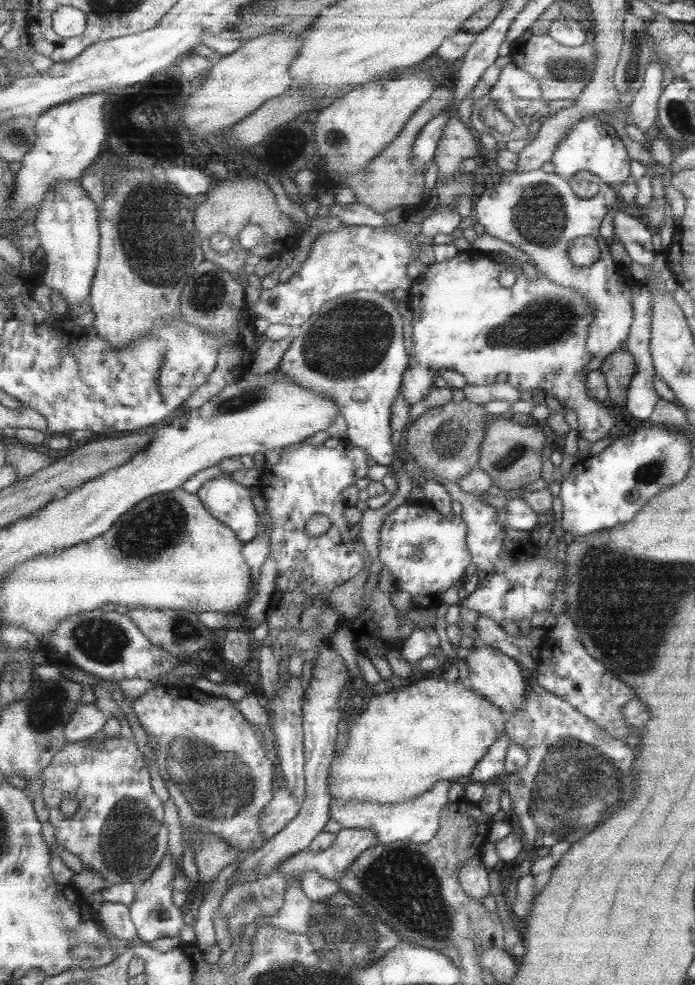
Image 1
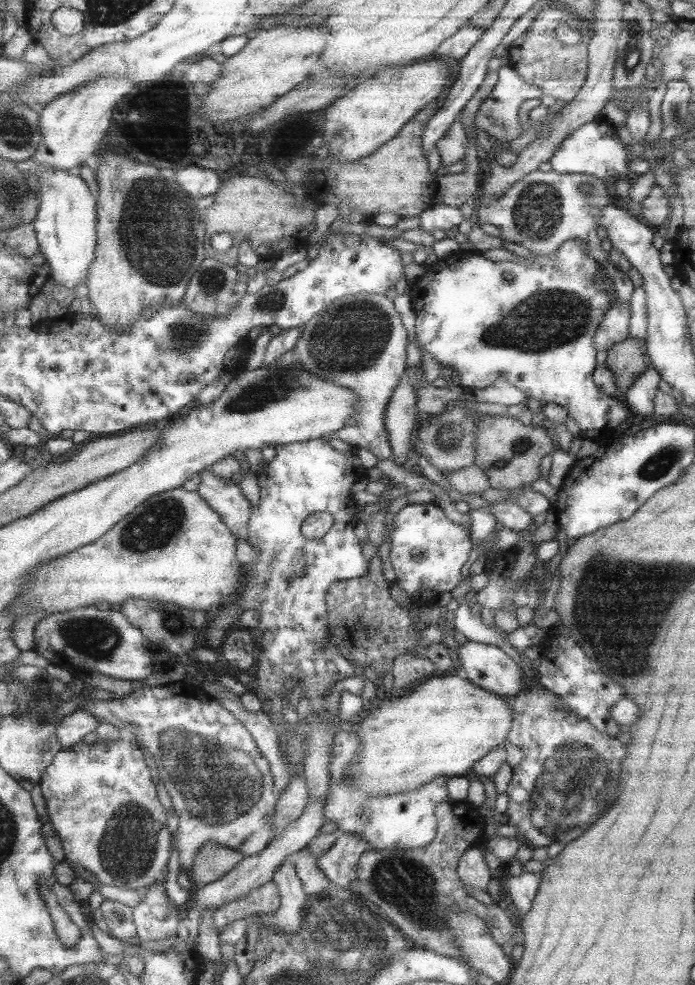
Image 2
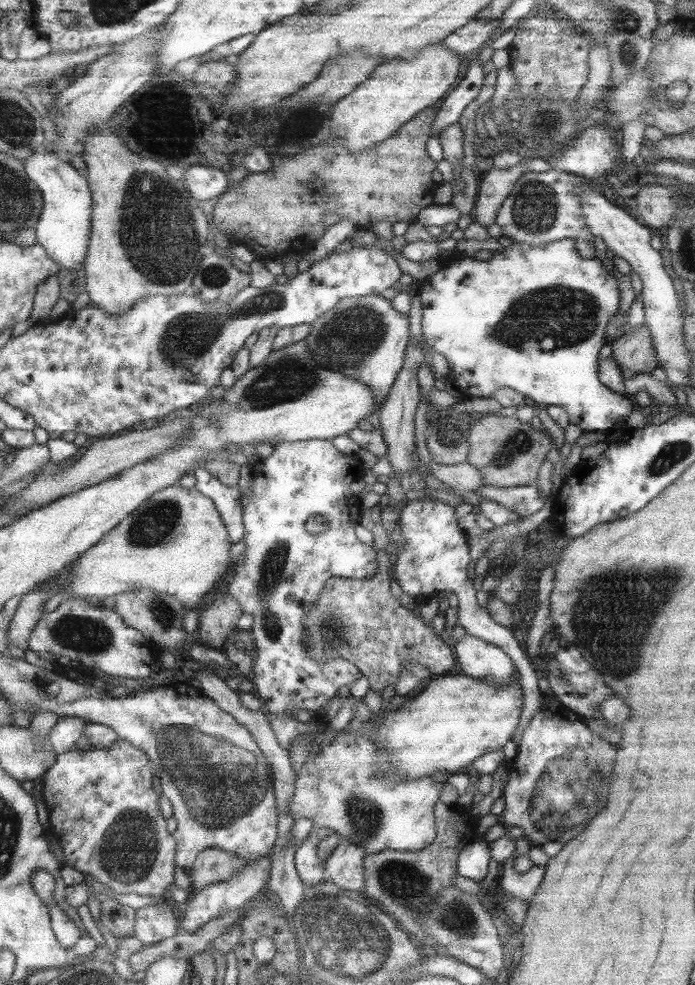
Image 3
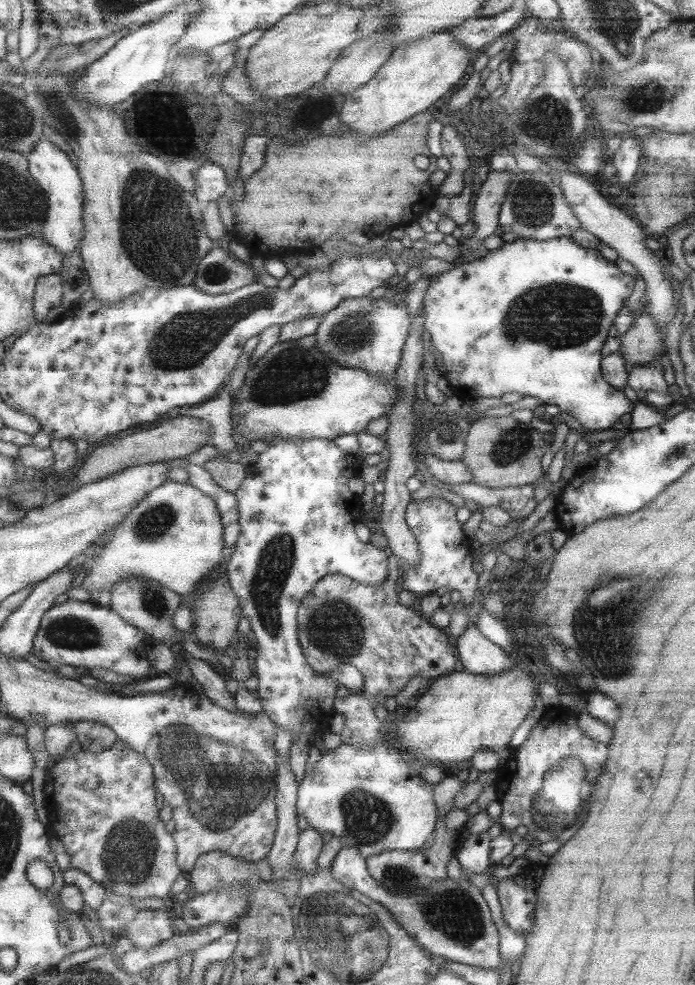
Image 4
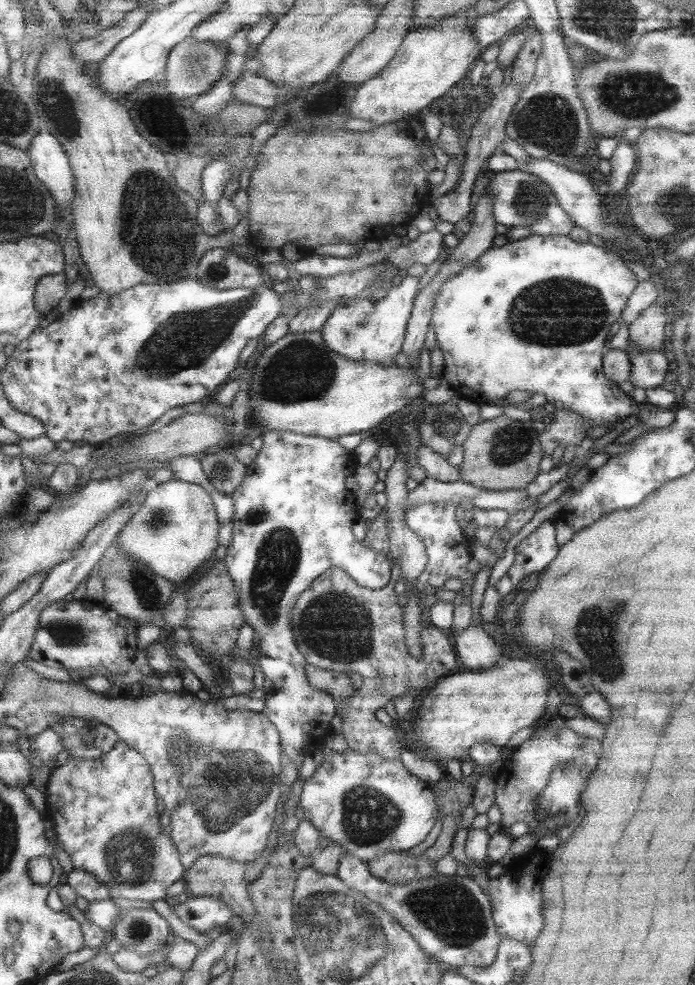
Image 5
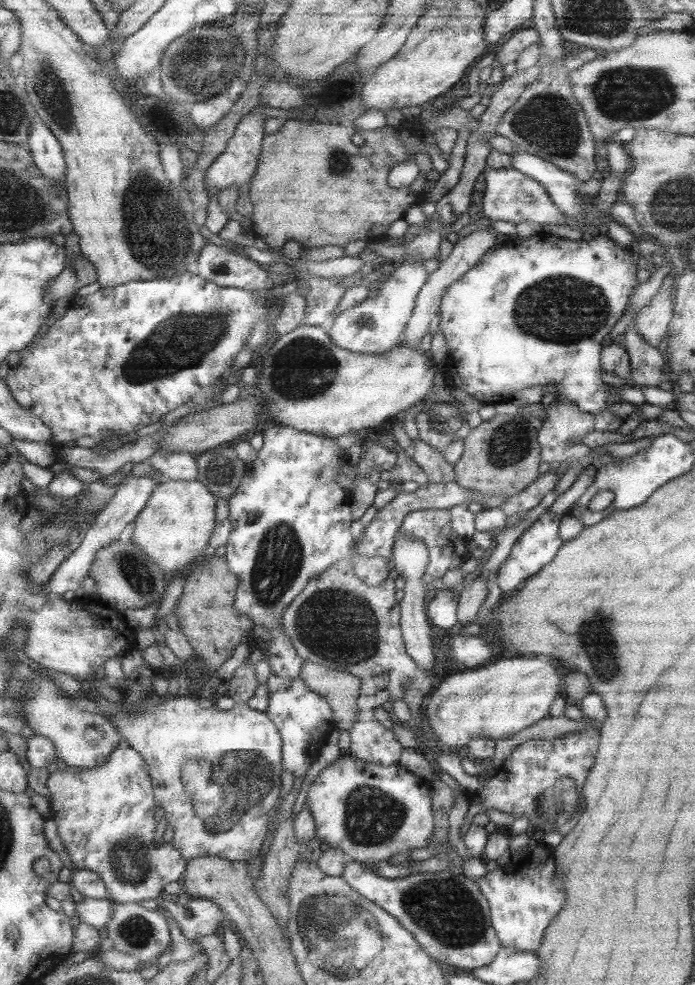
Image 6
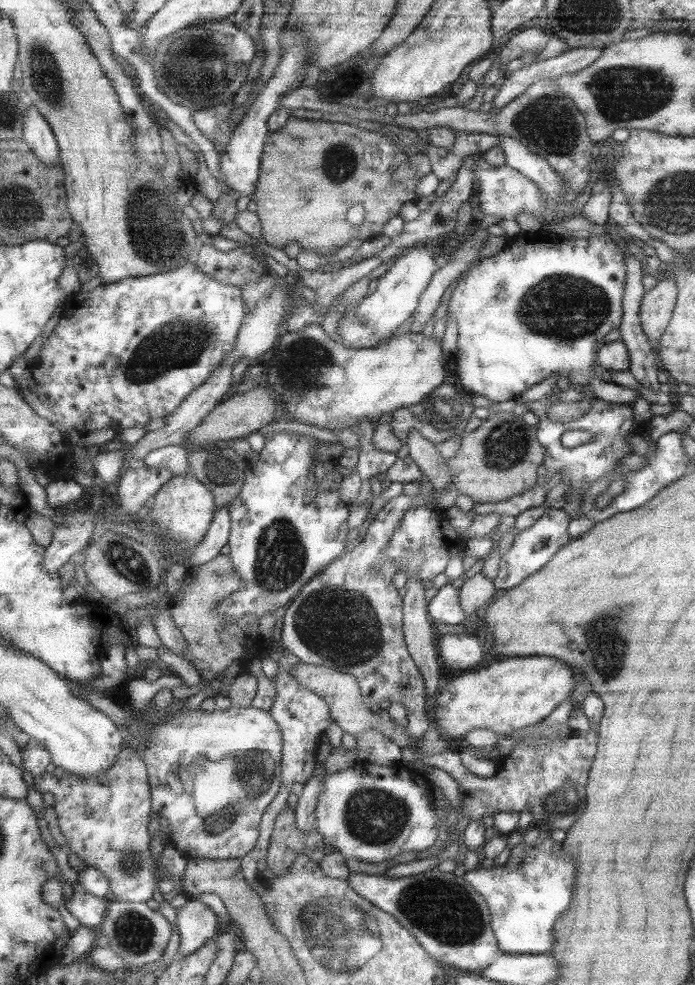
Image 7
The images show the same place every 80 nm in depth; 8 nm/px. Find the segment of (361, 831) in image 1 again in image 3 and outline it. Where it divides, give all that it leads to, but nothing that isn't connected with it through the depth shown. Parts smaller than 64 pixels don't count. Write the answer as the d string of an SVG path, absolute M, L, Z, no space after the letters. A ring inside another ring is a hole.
M351 841L341 842L335 853L325 861L327 878L339 888L363 893L367 885L363 868L366 854L367 850L363 846L357 846Z

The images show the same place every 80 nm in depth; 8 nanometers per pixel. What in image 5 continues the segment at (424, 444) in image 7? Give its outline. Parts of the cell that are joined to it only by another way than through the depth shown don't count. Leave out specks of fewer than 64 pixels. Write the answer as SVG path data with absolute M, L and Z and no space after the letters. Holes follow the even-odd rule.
M424 444L417 451L417 459L429 478L443 483L461 481L460 467L453 466L447 457Z

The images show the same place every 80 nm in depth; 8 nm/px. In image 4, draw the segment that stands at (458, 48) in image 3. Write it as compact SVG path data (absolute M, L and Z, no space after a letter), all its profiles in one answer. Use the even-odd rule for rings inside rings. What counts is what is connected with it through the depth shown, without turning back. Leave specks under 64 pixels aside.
M517 3L505 12L492 17L481 19L475 16L453 29L457 44L463 44L473 52L481 52L493 45L503 34L512 33L529 17L529 14L525 5Z

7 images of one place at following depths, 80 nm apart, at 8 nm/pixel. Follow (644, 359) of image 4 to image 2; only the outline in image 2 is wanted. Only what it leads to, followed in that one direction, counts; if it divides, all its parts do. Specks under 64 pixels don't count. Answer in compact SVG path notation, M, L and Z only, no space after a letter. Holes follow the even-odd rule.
M629 336L607 351L606 362L603 365L613 374L617 399L623 399L635 379L650 366L649 357L645 352L644 338L642 343Z

